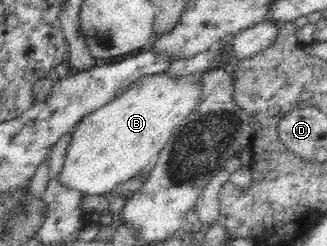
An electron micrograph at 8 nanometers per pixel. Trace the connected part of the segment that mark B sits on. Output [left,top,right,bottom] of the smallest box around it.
[58,73,202,195]

